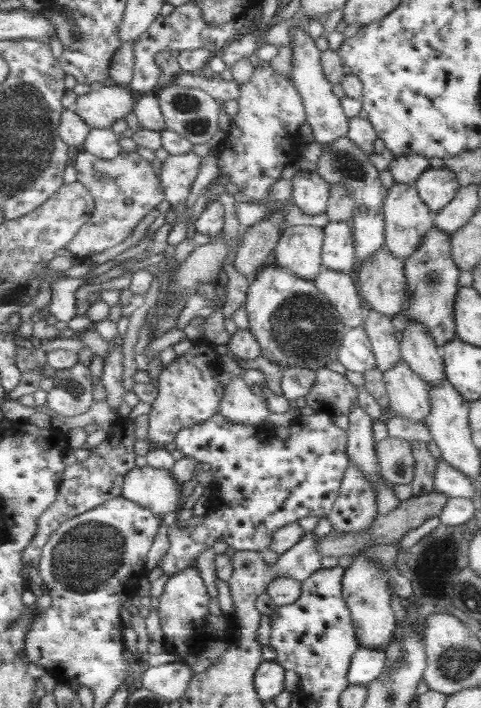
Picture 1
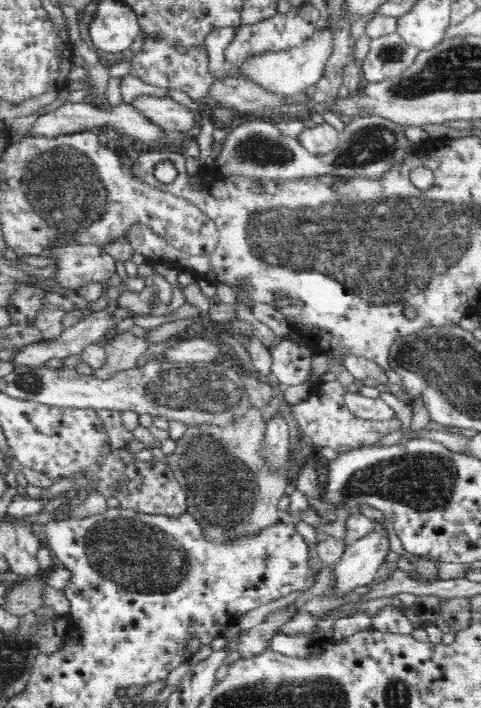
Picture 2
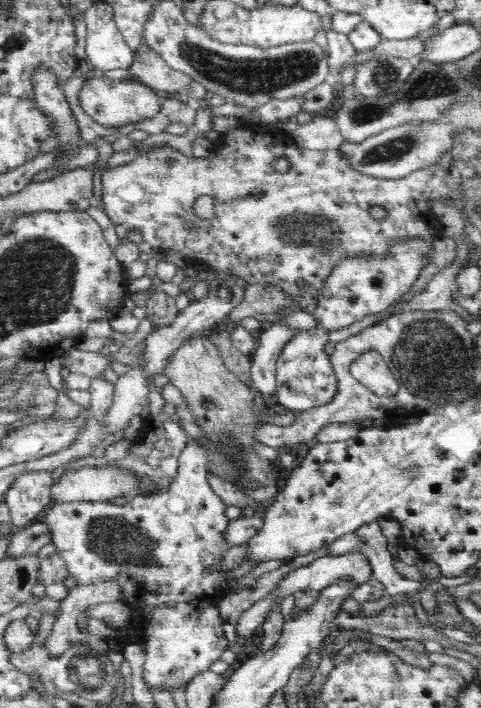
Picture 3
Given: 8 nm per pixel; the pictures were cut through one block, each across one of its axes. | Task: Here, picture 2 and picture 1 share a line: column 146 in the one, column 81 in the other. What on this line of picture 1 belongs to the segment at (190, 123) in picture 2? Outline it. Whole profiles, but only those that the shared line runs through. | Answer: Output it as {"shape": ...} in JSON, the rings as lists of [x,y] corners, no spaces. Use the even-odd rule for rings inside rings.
{"shape":[[[109,82],[97,91],[79,95],[75,111],[91,128],[109,129],[135,108],[135,100],[126,87]]]}

